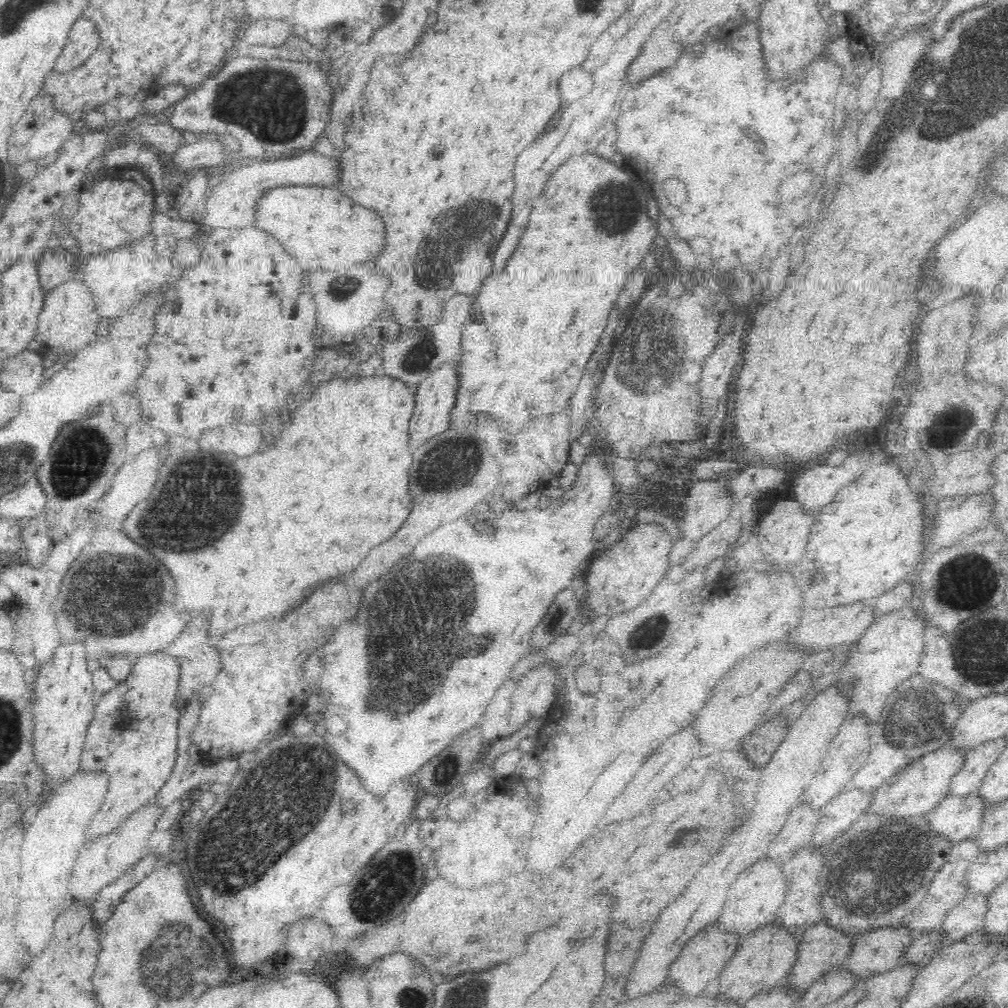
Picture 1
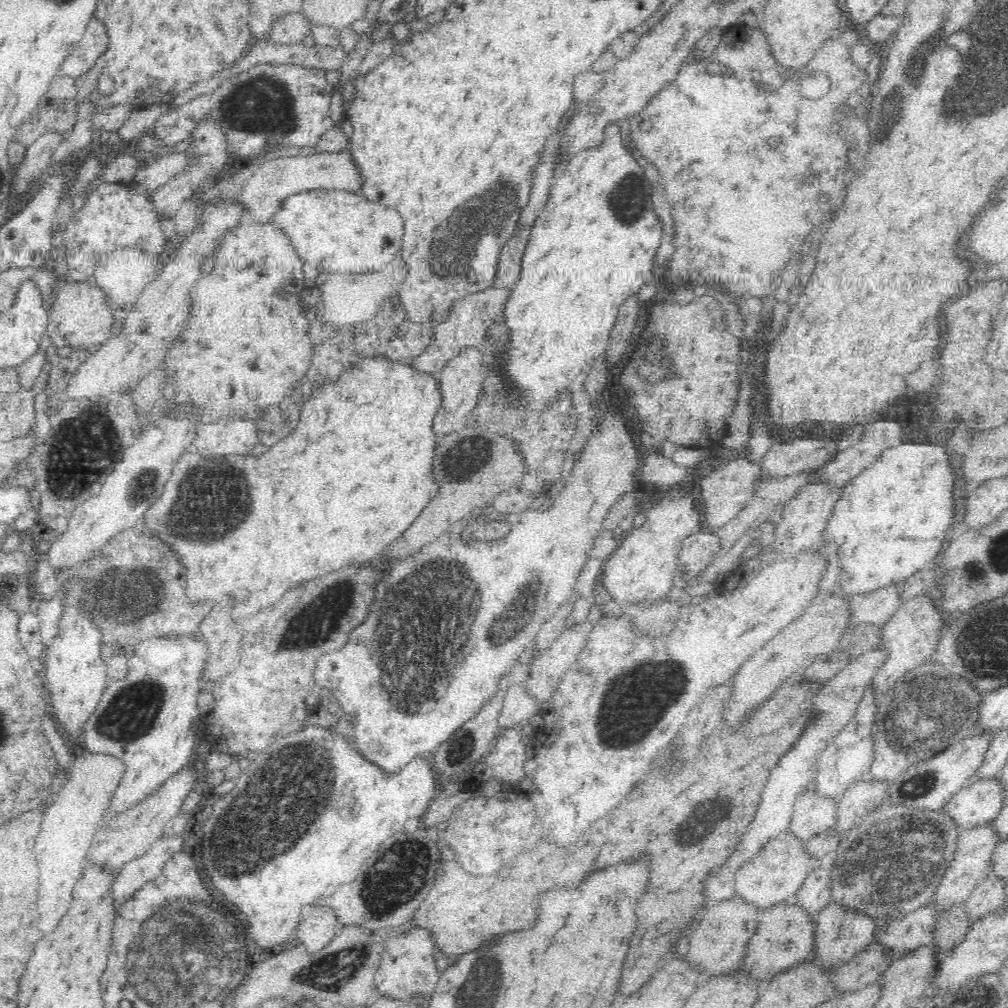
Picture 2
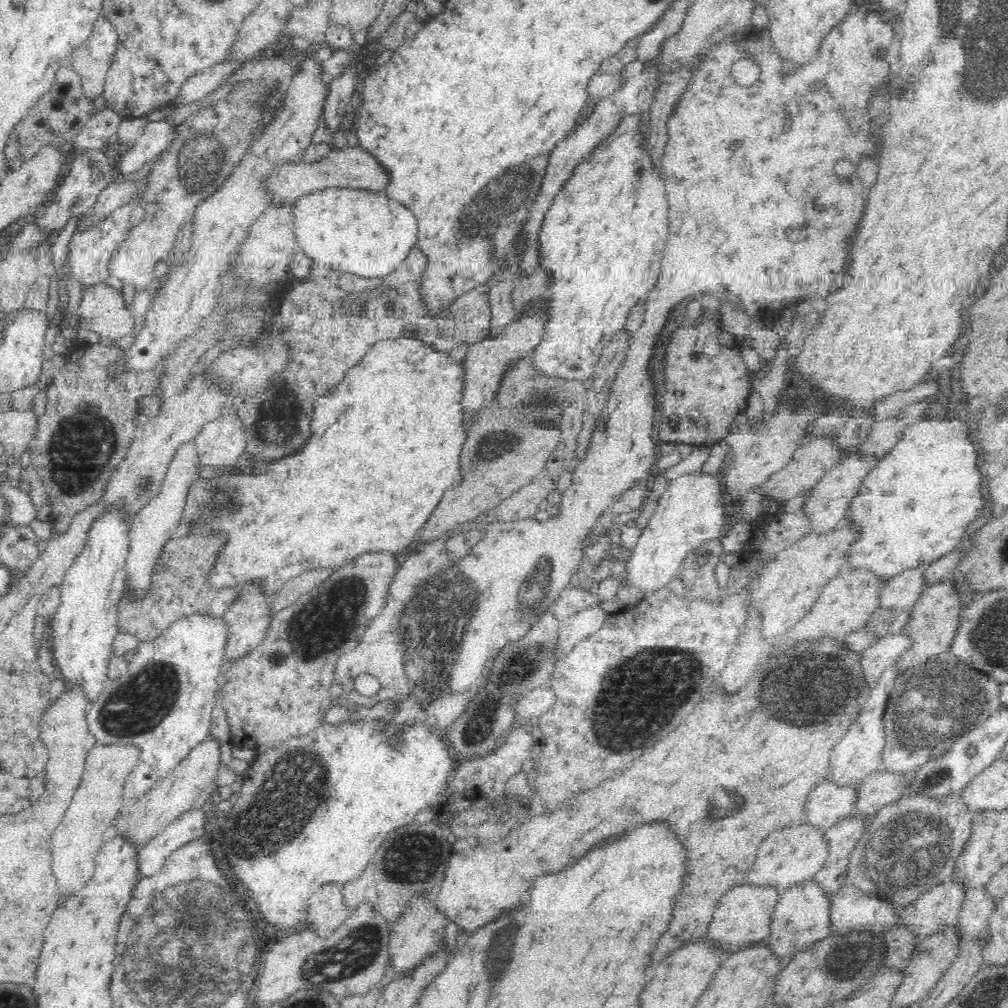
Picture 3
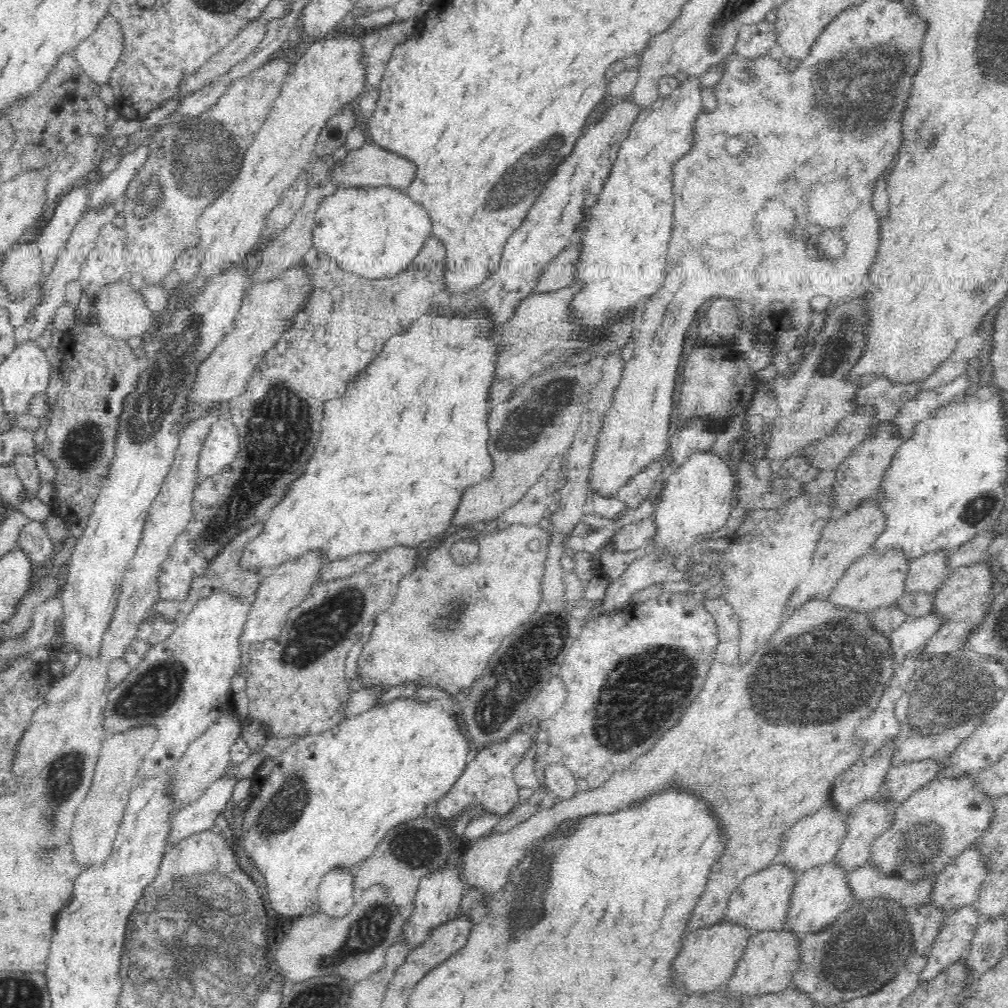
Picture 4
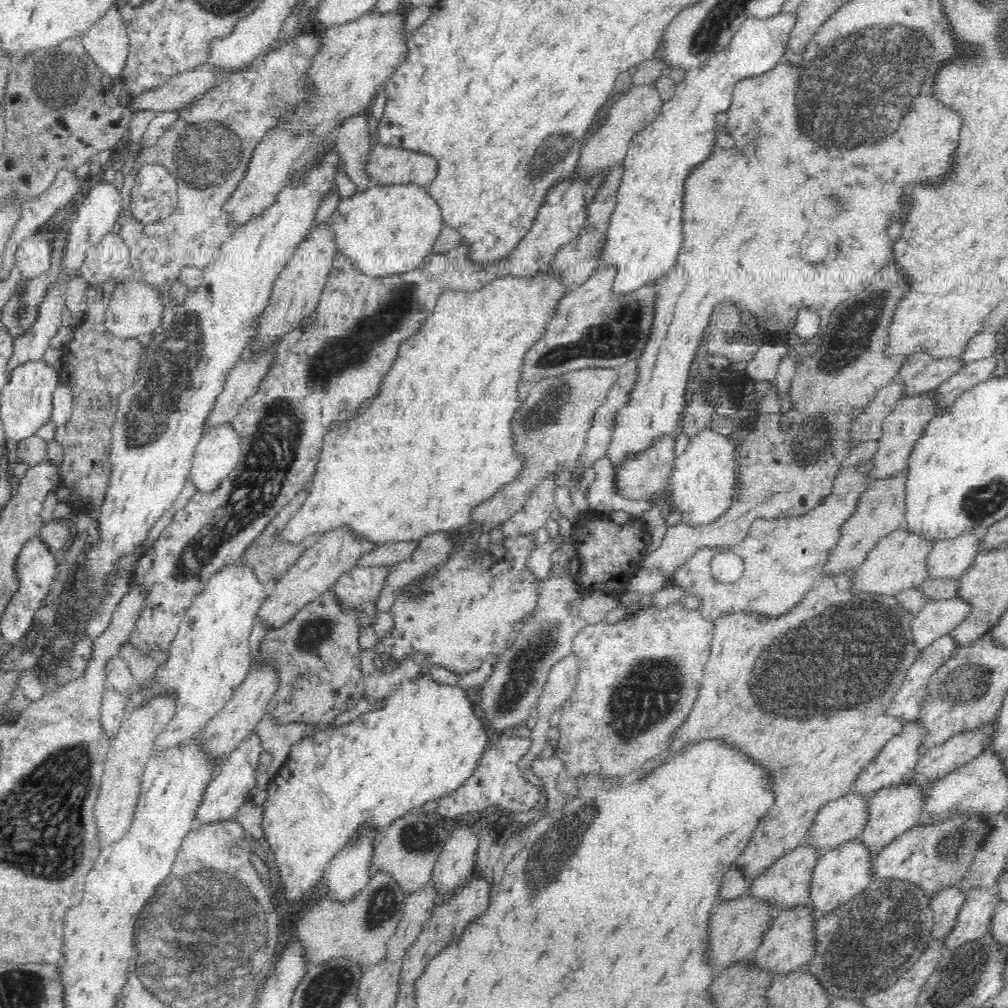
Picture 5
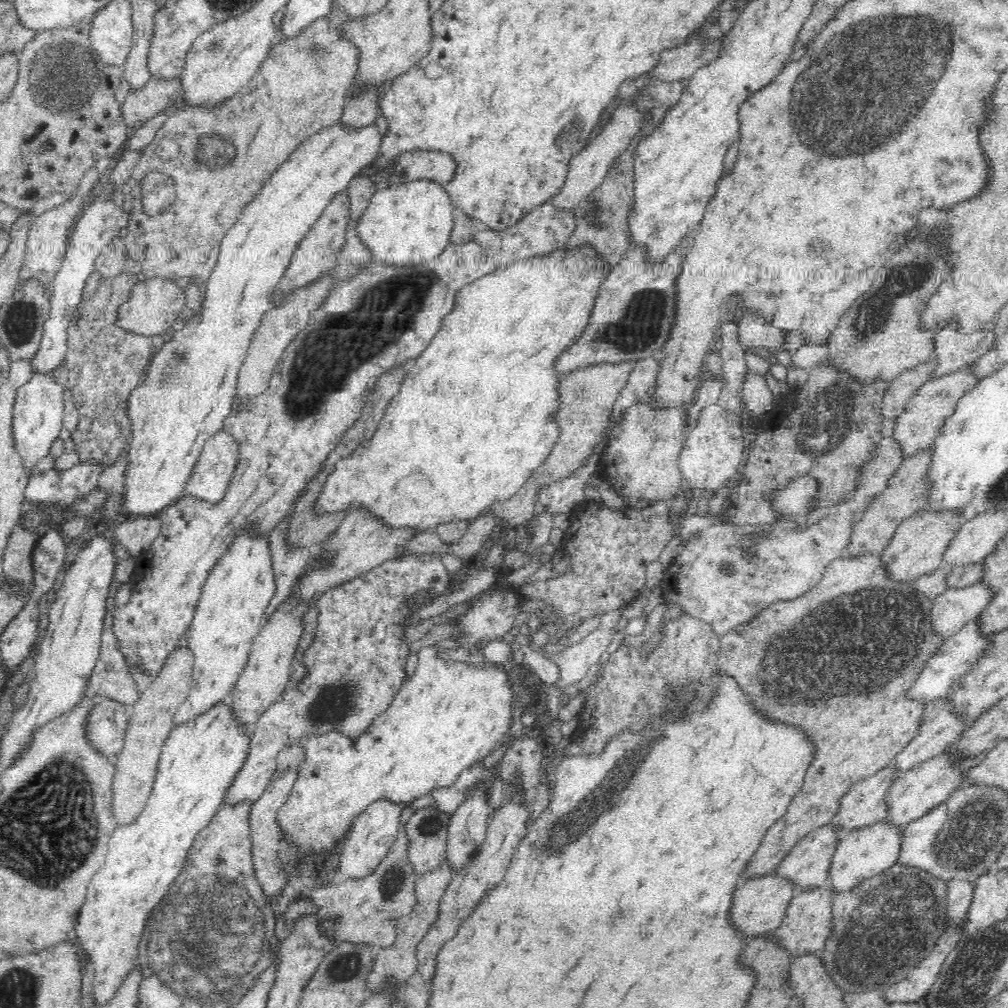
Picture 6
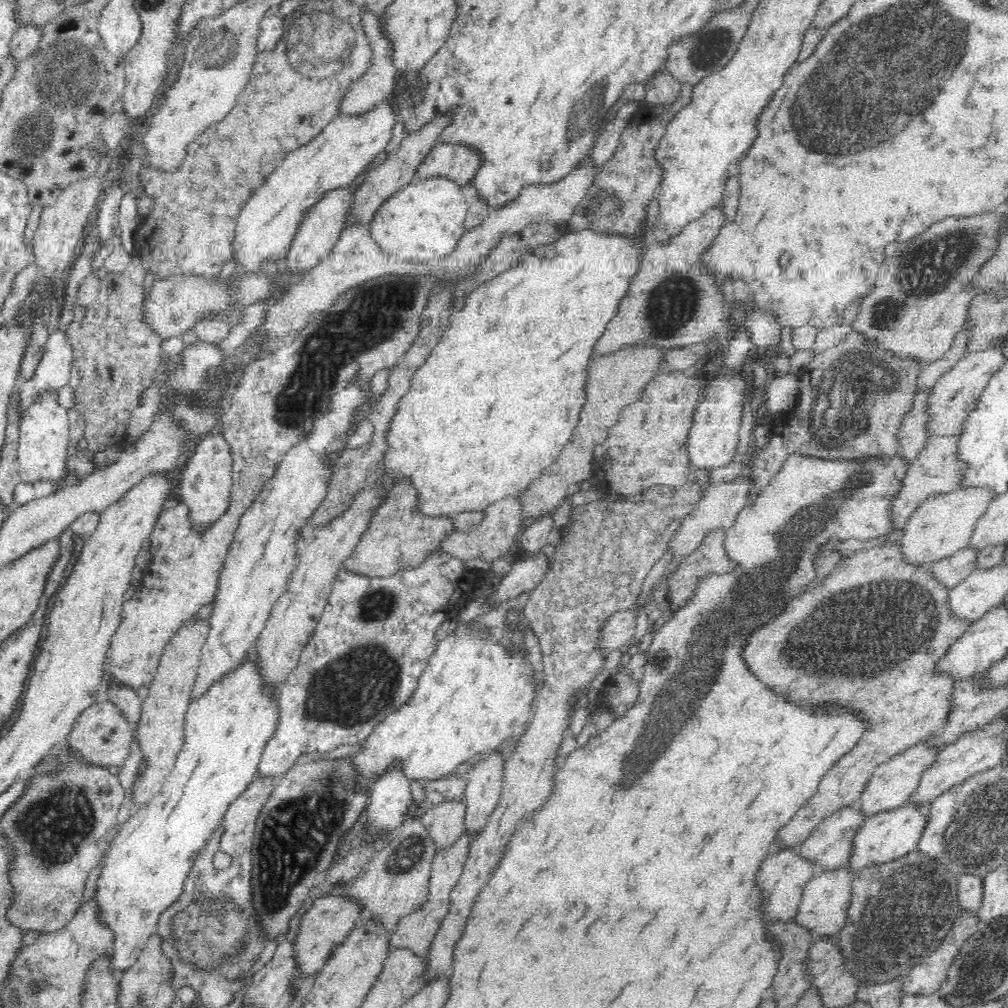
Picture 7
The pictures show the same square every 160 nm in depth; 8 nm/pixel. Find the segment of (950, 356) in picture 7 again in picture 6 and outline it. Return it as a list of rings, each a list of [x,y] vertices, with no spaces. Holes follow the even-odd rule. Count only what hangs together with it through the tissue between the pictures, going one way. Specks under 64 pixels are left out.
[[[928,361],[919,366],[902,371],[893,381],[887,383],[883,392],[883,400],[879,414],[883,418],[898,417],[906,410],[907,400],[914,391],[929,378],[929,372],[936,366],[935,362]]]

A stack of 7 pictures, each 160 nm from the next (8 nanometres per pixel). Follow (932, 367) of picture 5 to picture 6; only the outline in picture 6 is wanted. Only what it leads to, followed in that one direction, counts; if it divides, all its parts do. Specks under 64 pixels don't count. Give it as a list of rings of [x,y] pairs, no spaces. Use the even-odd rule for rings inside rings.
[[[950,324],[946,329],[933,334],[930,361],[935,362],[936,366],[929,372],[928,380],[954,374],[974,363],[979,356],[983,356],[993,347],[997,338],[994,335],[993,324],[984,331],[972,334],[960,334],[955,330],[956,327],[955,324]]]

